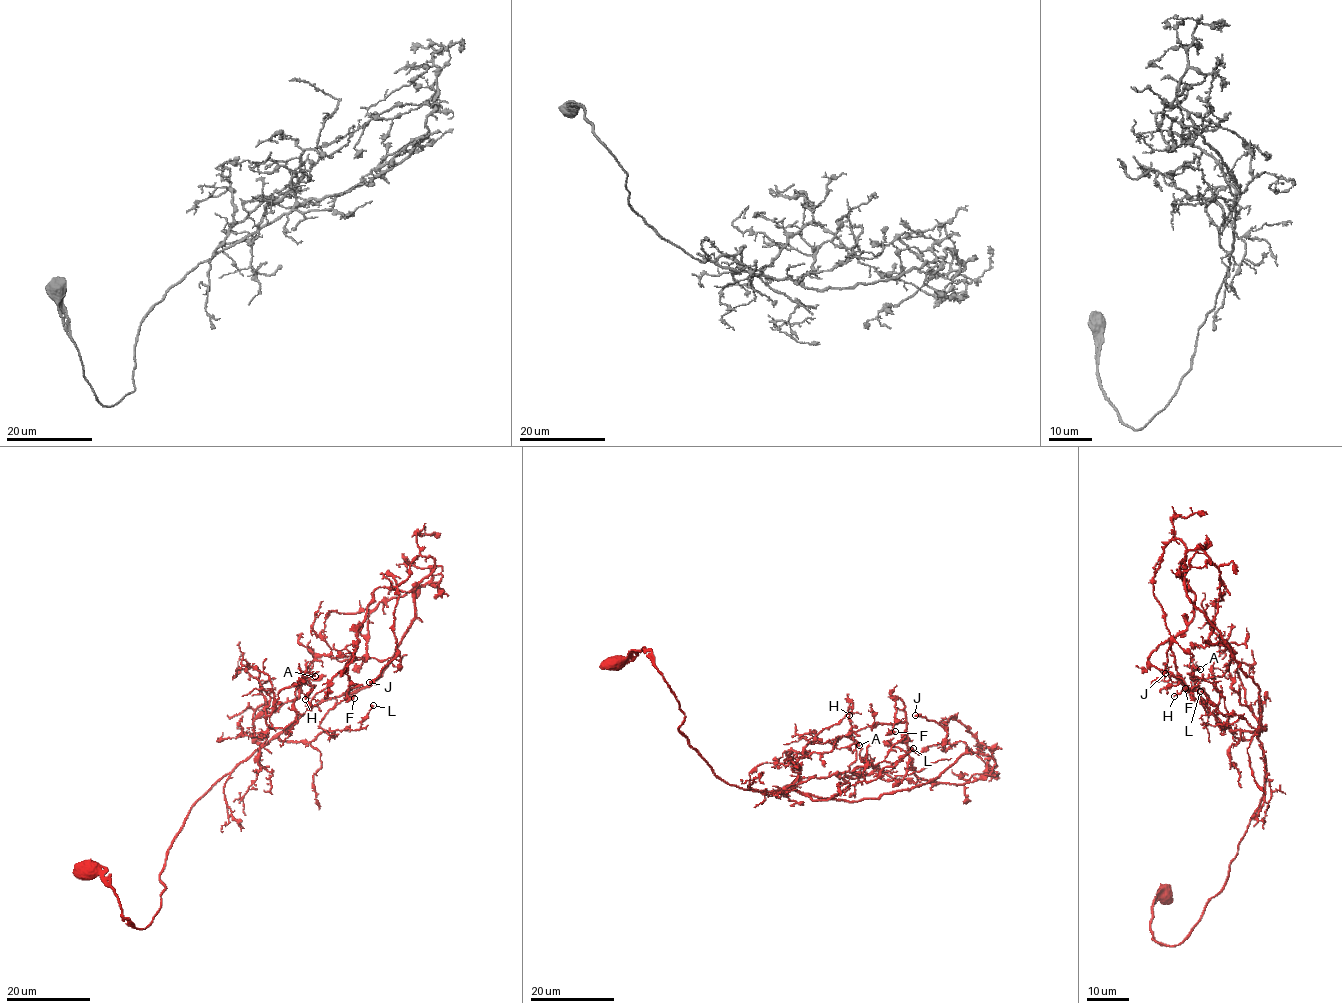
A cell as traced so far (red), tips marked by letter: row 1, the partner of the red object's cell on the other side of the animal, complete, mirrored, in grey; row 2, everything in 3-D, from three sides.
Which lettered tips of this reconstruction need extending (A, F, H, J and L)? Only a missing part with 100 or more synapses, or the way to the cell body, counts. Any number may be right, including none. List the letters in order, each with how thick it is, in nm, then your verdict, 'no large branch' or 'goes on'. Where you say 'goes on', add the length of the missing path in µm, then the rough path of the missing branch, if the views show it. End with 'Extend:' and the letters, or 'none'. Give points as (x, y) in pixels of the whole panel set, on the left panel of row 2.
A: 220 nm thick; no large branch
F: 400 nm thick; no large branch
H: 100 nm thick; no large branch
J: 320 nm thick; no large branch
L: 190 nm thick; no large branch
Extend: none

